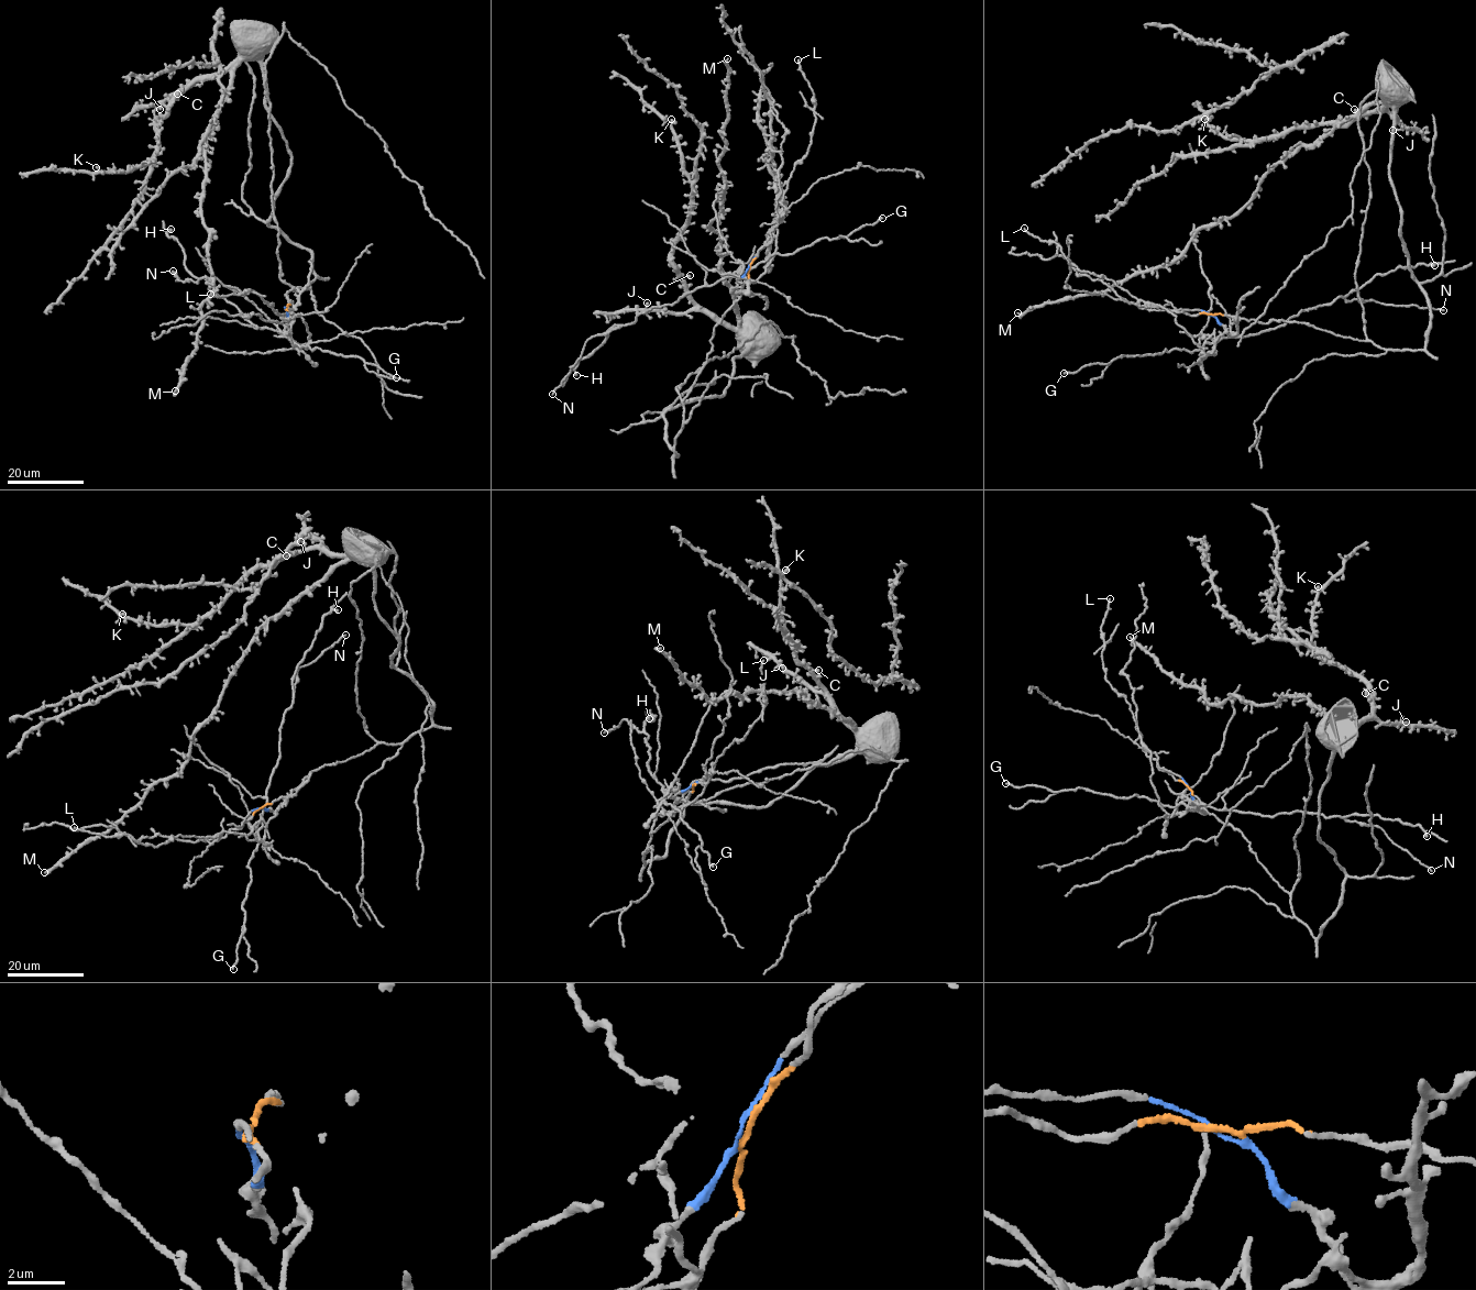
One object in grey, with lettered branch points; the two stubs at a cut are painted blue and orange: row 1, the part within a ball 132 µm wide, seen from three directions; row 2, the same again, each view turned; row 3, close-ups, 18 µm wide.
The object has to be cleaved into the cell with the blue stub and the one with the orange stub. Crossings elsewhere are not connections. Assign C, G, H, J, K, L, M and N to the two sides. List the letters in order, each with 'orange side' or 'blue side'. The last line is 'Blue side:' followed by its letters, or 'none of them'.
C: orange side
G: blue side
H: blue side
J: orange side
K: orange side
L: blue side
M: orange side
N: blue side
Blue side: G, H, L, N

